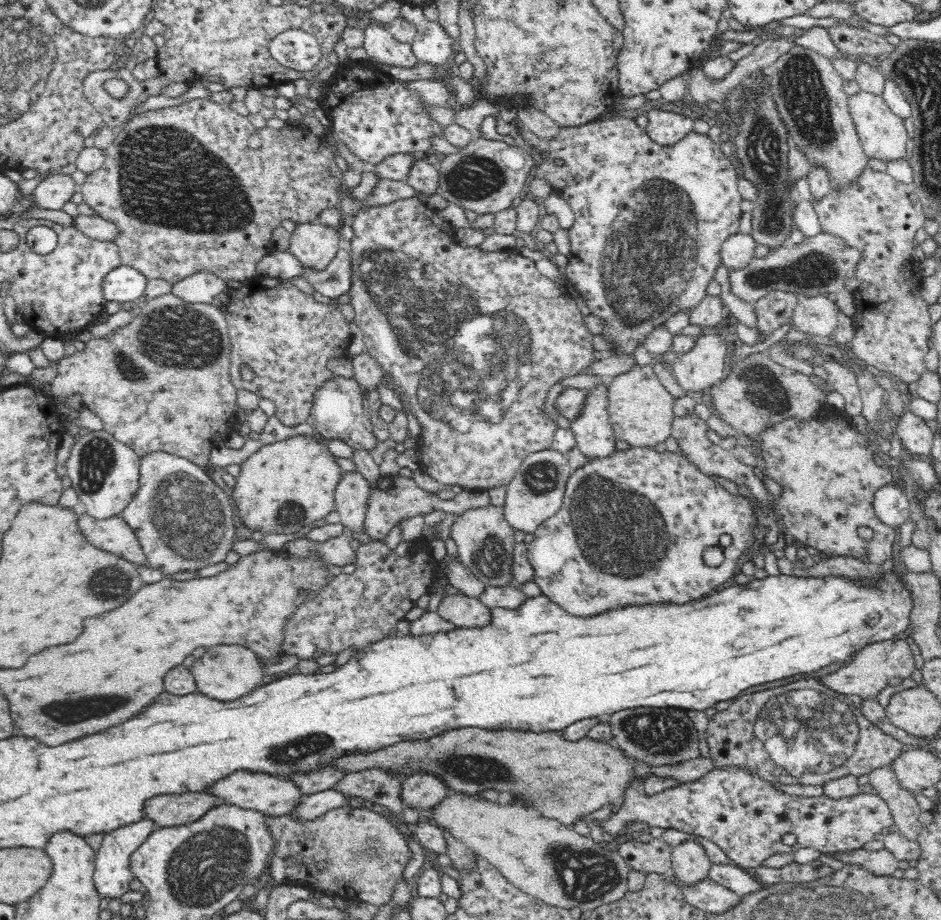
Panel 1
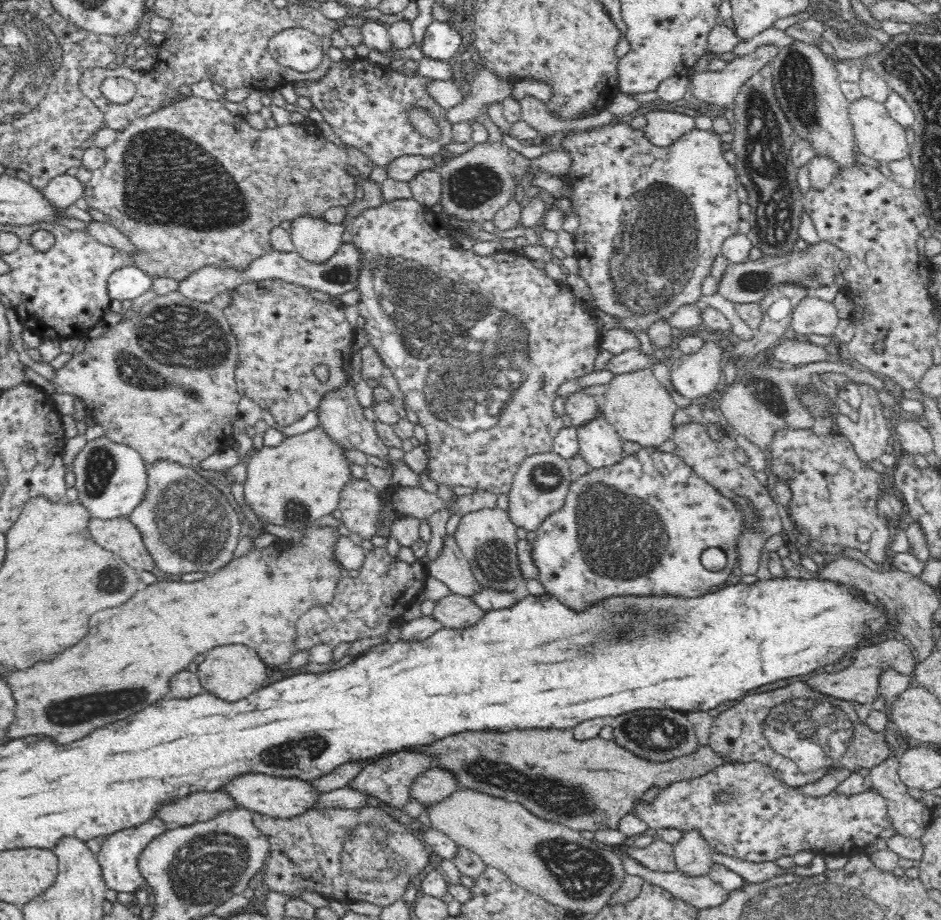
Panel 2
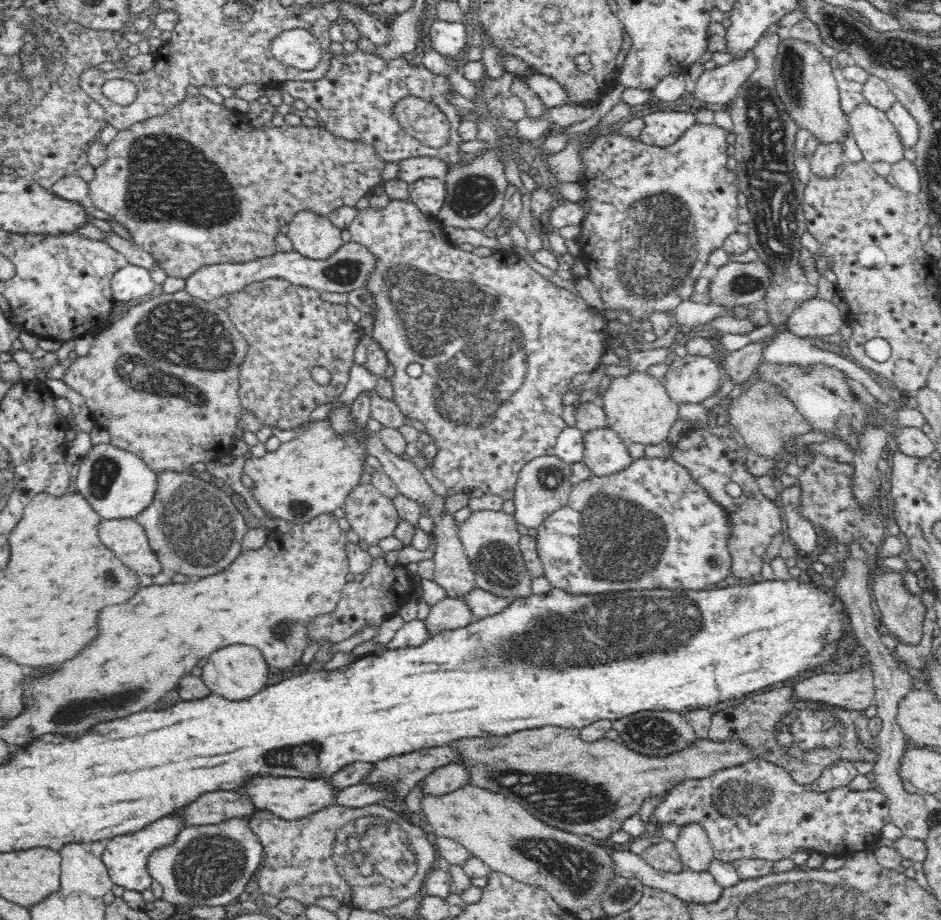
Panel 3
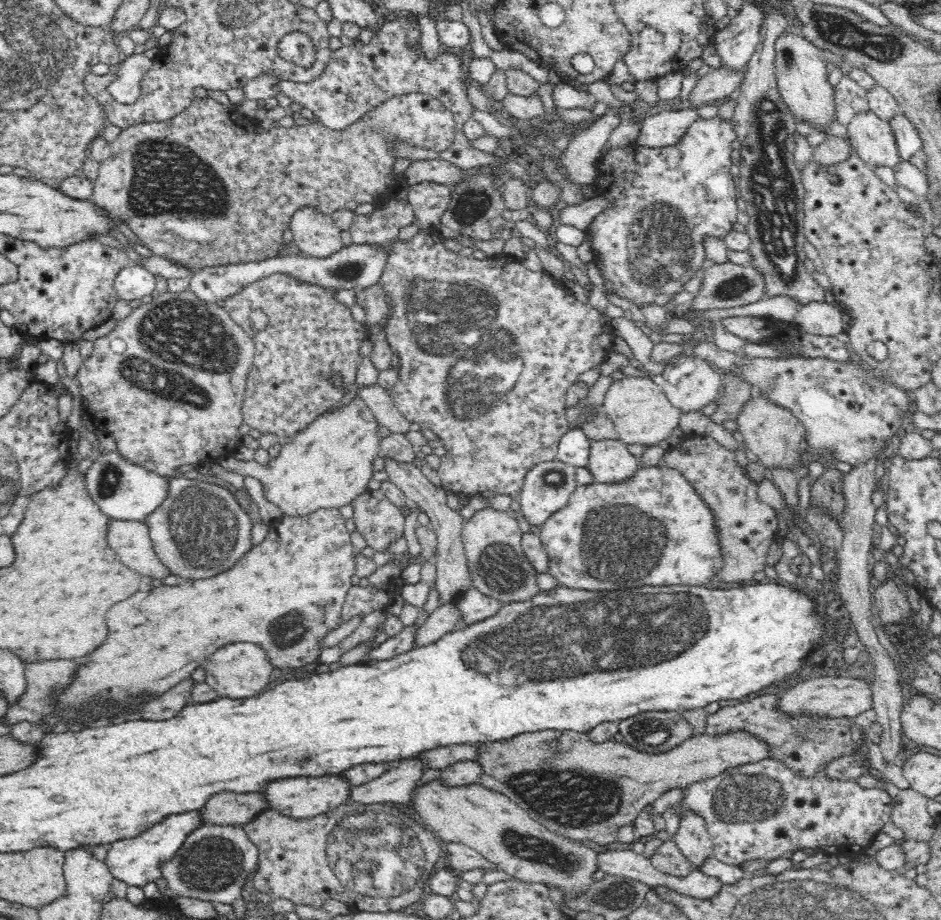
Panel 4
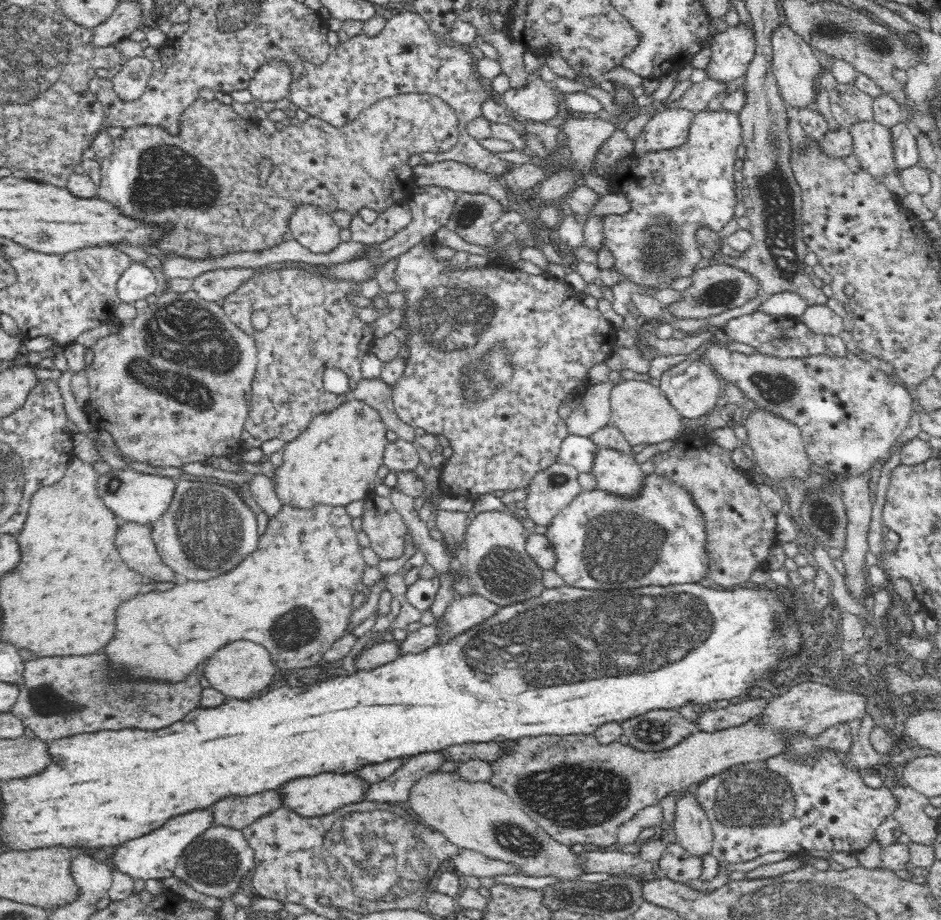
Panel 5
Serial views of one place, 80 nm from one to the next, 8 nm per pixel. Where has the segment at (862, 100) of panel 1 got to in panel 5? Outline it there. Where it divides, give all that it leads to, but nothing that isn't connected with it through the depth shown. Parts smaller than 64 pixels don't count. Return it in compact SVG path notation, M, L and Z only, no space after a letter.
M858 121L850 128L853 139L853 154L858 157L863 172L872 175L880 183L894 168L893 145L891 138L891 129L874 121Z

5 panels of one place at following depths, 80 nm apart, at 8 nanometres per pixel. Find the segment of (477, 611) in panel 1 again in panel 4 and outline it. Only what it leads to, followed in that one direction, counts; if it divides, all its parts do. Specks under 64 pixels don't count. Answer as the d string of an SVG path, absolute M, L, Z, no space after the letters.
M454 603L440 605L430 614L426 623L417 629L416 637L414 637L414 649L428 646L428 644L440 640L448 632L456 631L460 622L461 615L456 611Z

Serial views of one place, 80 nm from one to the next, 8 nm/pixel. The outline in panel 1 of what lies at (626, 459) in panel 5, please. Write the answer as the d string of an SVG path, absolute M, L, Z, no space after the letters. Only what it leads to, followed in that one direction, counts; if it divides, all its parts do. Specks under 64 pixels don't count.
M607 382L588 392L582 414L571 421L571 429L580 452L587 462L611 457L616 451L617 437L614 434L607 409Z

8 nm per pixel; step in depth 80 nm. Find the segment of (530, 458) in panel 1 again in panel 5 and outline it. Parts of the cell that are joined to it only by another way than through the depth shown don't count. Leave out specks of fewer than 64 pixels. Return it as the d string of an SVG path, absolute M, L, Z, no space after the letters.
M561 461L534 475L525 501L525 509L533 523L548 527L562 510L570 506L582 492L578 475L572 465Z

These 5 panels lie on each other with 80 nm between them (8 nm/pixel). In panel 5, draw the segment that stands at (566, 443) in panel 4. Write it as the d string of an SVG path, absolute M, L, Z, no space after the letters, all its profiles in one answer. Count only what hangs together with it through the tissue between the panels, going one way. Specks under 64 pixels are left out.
M568 435L561 442L558 459L561 462L572 465L579 473L592 473L594 459L597 452L598 446L590 437Z

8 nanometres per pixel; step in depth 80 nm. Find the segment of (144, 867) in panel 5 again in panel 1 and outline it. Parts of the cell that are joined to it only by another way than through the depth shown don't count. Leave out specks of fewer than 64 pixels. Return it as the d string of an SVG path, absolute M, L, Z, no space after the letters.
M150 819L126 825L106 833L99 848L95 853L94 884L101 898L118 898L130 889L130 883L136 879L131 871L132 853L159 827Z

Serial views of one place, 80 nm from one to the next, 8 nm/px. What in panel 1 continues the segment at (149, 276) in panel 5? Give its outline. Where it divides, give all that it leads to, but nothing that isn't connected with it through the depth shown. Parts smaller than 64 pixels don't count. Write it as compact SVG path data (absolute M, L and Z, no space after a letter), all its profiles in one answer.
M120 265L105 276L102 284L104 298L108 302L132 302L143 296L148 279L134 267Z

